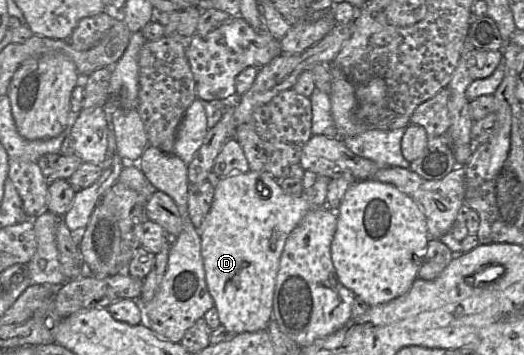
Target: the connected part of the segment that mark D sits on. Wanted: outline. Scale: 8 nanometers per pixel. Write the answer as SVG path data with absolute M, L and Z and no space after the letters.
M267 171L233 173L220 178L214 188L210 210L199 231L201 256L205 270L205 281L217 309L220 325L235 334L257 332L268 328L272 319L274 290L280 257L291 232L303 217L312 209L323 207L326 203L330 178L318 176L315 184L301 194L291 197L285 194L280 185Z

